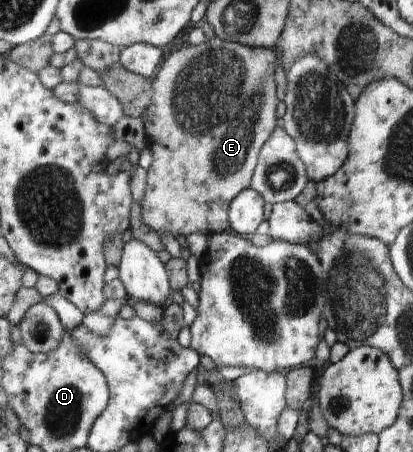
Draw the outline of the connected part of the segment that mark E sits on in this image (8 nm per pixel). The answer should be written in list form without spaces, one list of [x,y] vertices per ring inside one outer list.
[[[216,36],[211,40],[206,39],[206,42],[202,44],[182,47],[167,55],[152,81],[152,84],[155,85],[155,98],[151,100],[150,106],[141,116],[145,136],[153,156],[153,161],[147,168],[144,199],[140,202],[142,222],[148,228],[152,228],[158,234],[168,233],[175,237],[178,234],[187,237],[193,233],[211,235],[230,228],[230,204],[234,202],[236,196],[251,186],[251,178],[258,162],[259,152],[262,150],[263,144],[271,138],[274,128],[276,128],[276,122],[278,122],[278,118],[276,118],[278,98],[276,98],[276,82],[274,82],[276,64],[278,64],[278,60],[276,60],[274,50],[225,41]]]

